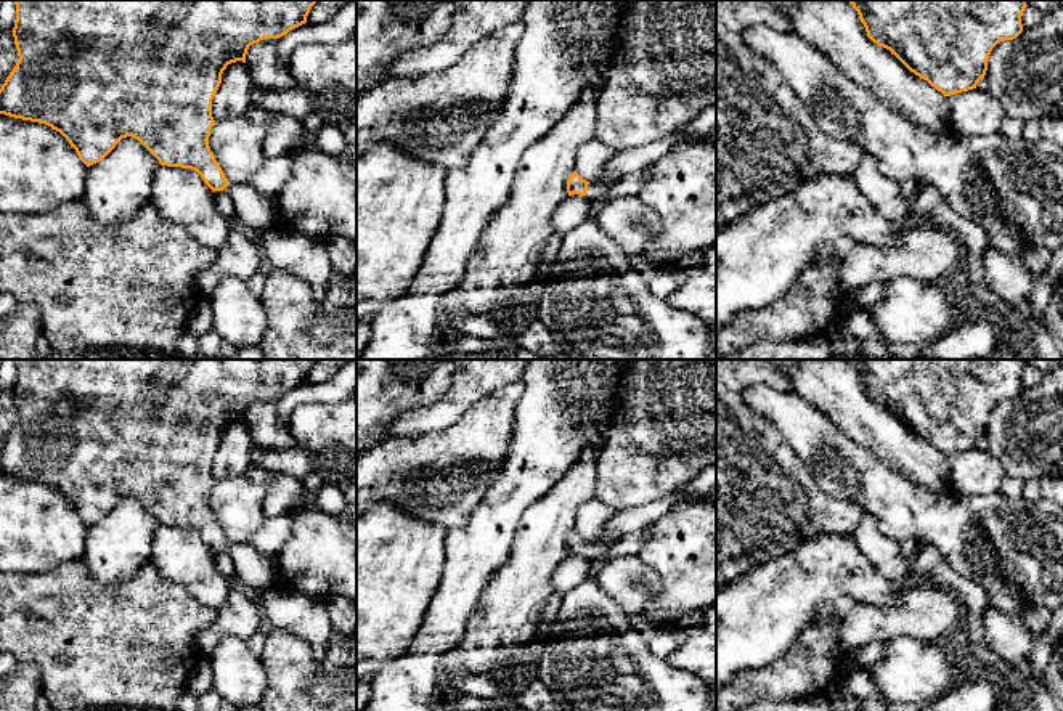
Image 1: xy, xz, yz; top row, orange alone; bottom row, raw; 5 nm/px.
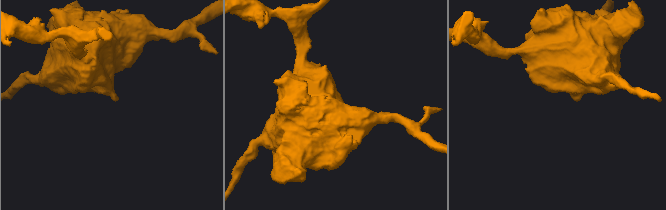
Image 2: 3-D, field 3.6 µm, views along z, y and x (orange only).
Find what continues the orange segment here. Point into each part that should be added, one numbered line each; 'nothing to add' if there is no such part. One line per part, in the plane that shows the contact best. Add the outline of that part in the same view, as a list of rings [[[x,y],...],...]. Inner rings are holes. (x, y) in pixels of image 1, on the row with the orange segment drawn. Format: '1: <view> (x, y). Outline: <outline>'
1: xz (598, 190). Outline: [[[607,173],[597,177],[594,181],[588,185],[586,199],[589,202],[605,201],[607,194],[610,193],[612,186],[621,178],[618,173]]]

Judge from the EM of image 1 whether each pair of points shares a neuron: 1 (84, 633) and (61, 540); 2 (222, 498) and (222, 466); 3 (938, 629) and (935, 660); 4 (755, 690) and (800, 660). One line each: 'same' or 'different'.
1: different
2: different
3: different
4: same

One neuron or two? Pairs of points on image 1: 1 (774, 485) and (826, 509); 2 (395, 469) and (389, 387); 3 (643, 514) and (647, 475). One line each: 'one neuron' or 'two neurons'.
1: one neuron
2: two neurons
3: two neurons

